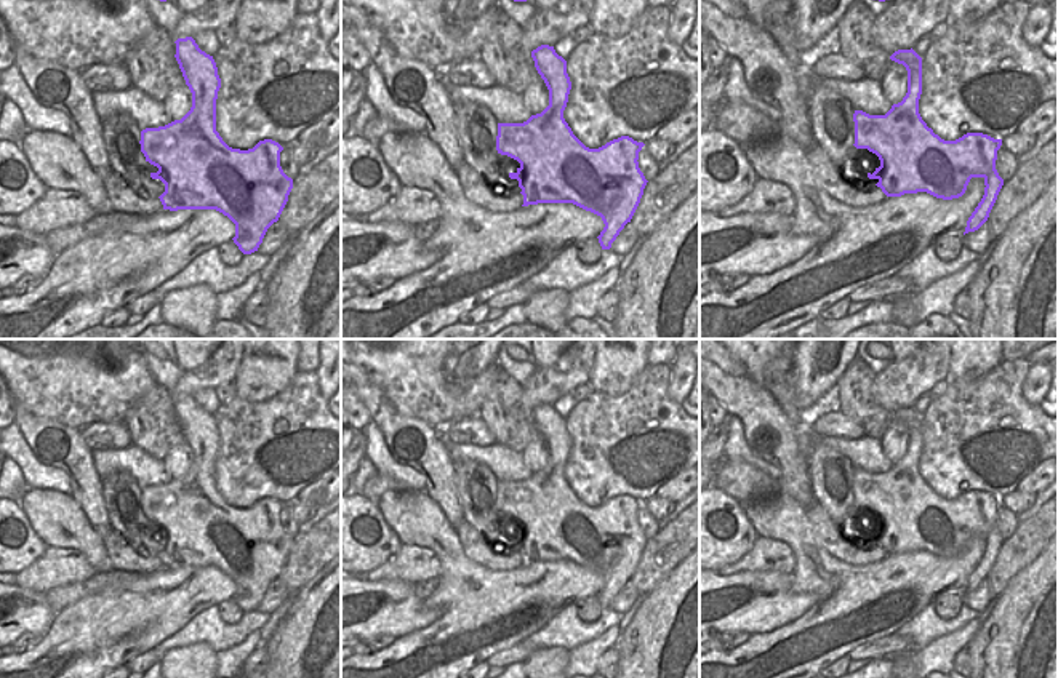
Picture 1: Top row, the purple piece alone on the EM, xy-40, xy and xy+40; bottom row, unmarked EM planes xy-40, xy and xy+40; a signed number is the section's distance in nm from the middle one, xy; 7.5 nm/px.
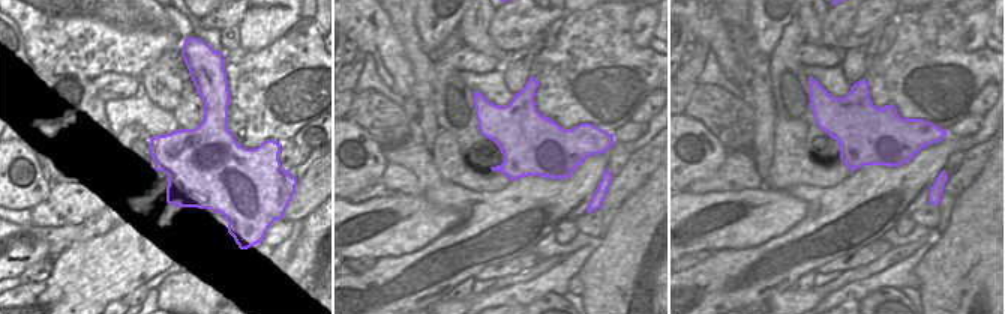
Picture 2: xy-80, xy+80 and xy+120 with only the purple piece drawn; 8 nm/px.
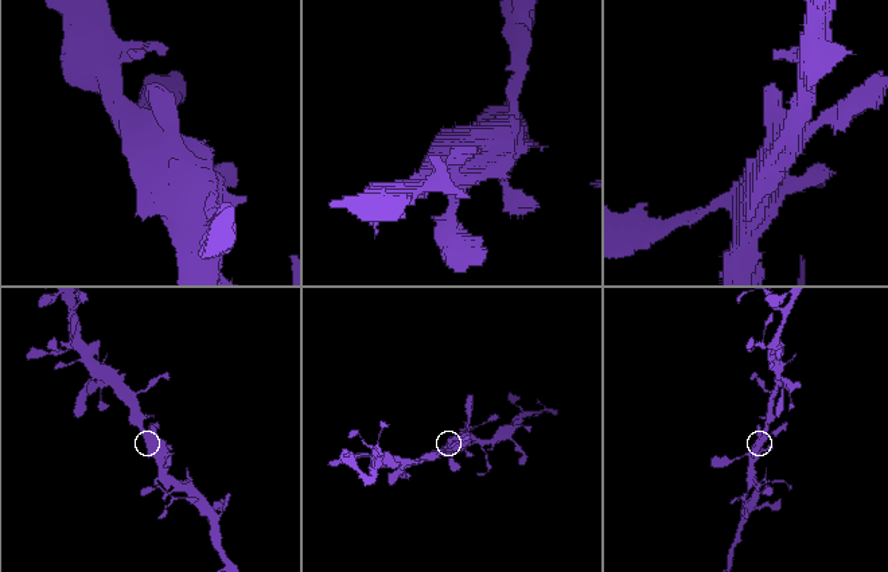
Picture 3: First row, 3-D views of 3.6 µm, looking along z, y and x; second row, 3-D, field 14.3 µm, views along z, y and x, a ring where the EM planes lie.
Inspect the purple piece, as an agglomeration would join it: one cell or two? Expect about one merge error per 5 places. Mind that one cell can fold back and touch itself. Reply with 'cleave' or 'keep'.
keep

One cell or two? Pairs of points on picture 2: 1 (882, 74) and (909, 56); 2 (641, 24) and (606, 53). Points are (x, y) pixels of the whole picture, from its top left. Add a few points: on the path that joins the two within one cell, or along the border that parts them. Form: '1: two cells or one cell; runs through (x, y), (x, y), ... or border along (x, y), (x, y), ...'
1: one cell; runs through (888, 74), (903, 62)
2: two cells; border along (633, 15), (630, 38), (644, 50)

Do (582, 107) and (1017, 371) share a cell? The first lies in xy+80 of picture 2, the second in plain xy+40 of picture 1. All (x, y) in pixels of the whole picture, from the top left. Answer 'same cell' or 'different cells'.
same cell

